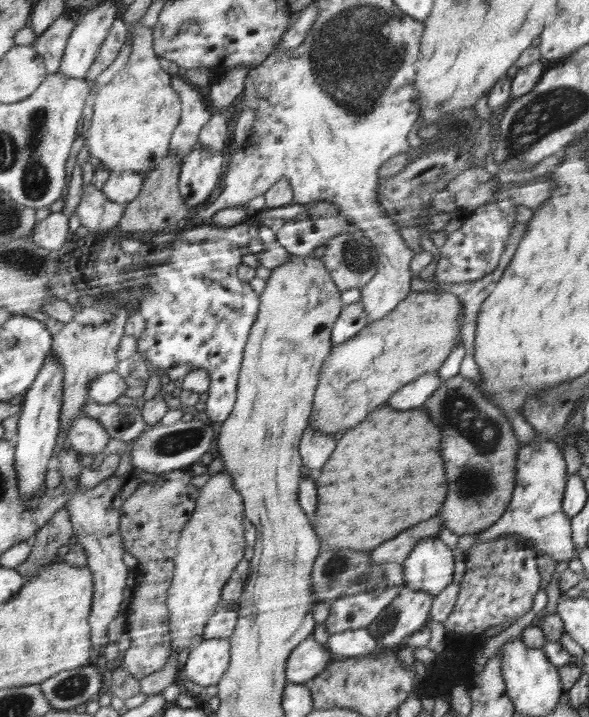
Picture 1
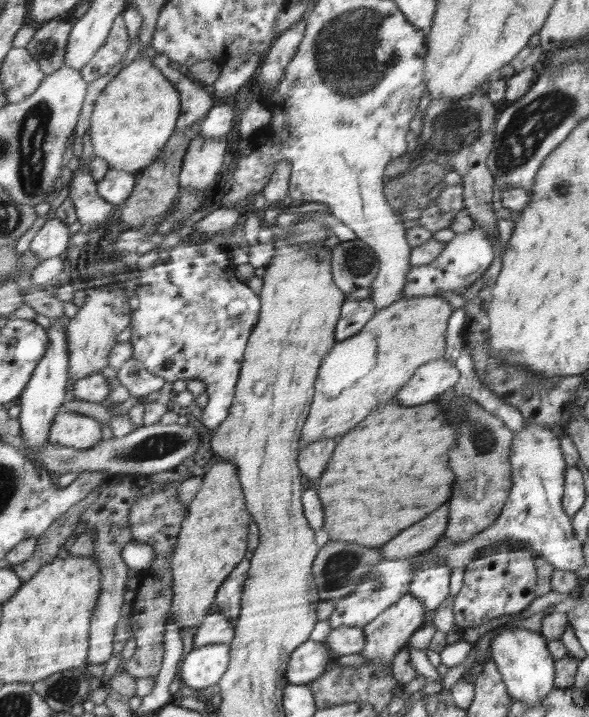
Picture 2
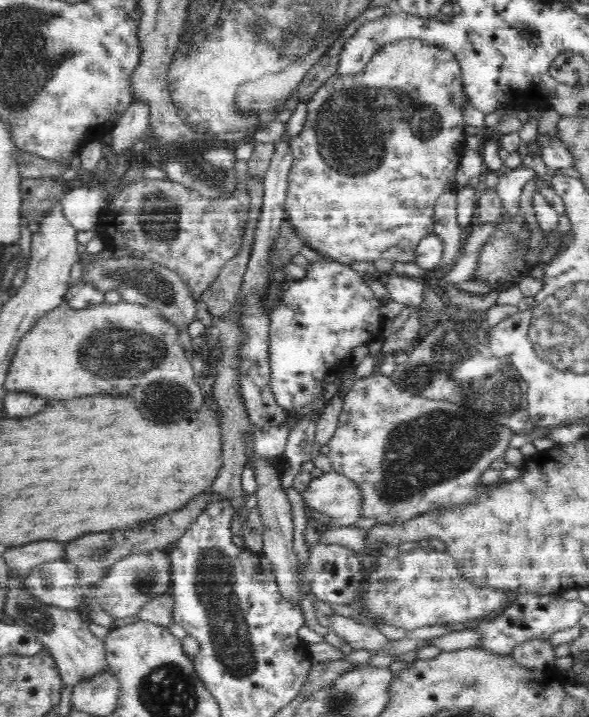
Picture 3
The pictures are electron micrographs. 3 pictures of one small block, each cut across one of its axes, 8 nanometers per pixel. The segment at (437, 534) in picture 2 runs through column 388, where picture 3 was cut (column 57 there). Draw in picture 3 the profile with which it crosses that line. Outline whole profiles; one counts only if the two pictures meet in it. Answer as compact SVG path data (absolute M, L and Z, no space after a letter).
M32 542L26 546L3 548L4 561L8 565L11 578L28 579L32 568L42 563L64 559L64 544L62 542Z

